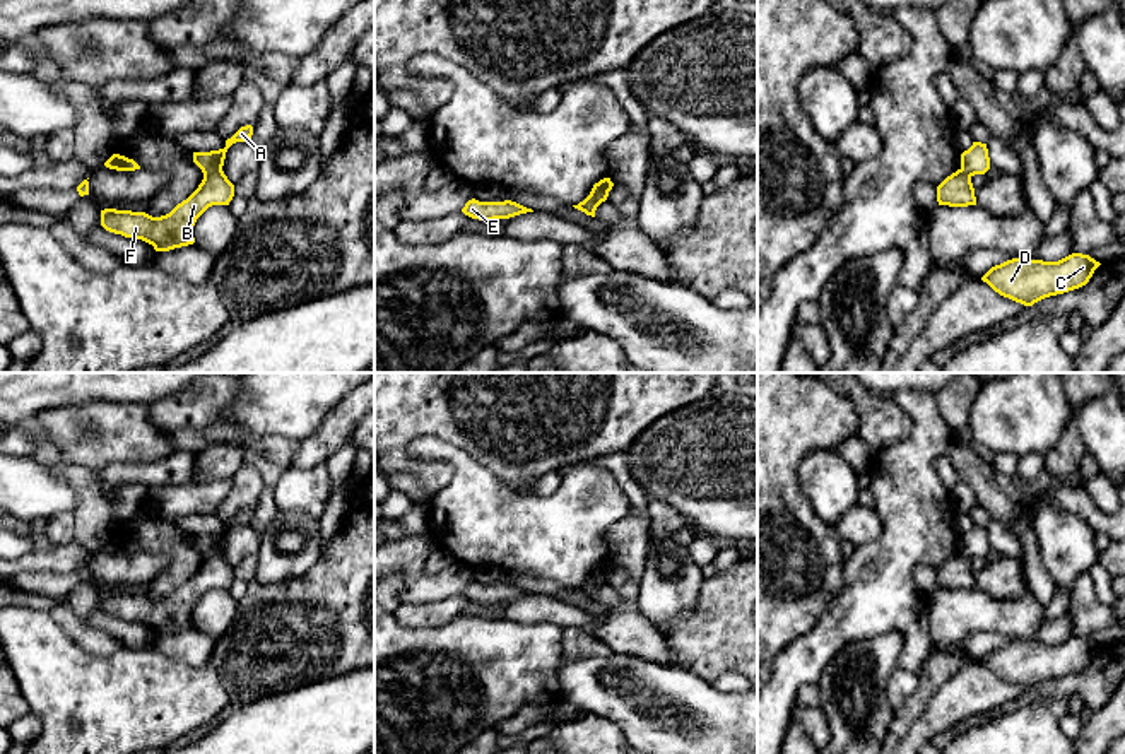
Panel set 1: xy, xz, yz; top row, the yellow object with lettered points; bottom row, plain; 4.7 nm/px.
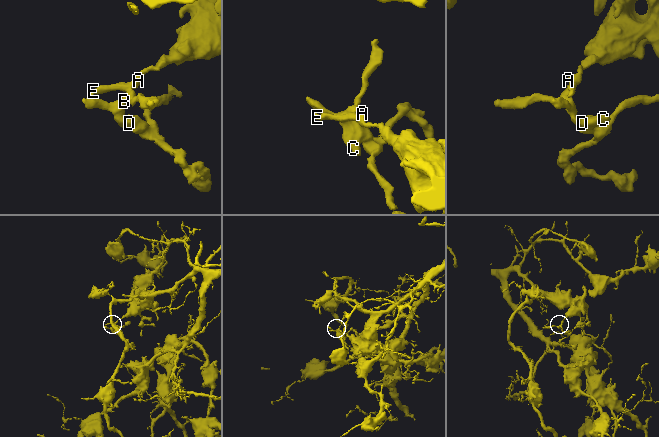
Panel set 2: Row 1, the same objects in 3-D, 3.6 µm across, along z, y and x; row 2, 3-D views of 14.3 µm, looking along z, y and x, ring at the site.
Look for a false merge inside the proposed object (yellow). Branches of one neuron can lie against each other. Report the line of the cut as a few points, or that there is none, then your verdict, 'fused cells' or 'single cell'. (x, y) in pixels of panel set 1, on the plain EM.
xy (221, 551), (204, 559) | fused cells

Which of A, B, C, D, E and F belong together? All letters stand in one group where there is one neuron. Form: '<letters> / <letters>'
A E / B C D F

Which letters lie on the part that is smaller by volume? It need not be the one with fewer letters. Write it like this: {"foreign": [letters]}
{"foreign": ["B", "C", "D", "F"]}

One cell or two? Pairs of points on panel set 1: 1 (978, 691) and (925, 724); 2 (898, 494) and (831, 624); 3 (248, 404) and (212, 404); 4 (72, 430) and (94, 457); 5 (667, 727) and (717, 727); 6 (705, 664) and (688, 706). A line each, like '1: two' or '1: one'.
1: one
2: one
3: two
4: one
5: one
6: two

